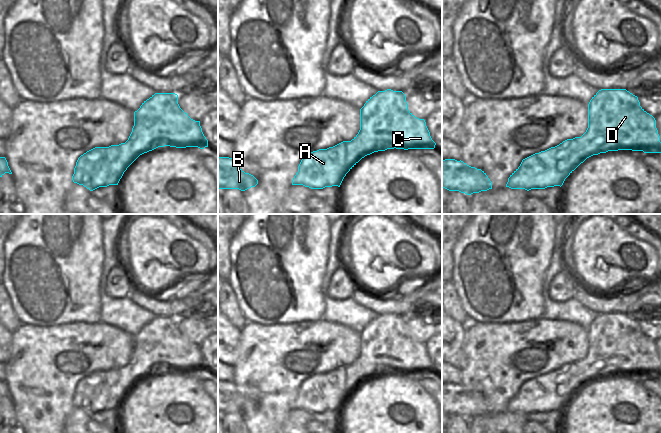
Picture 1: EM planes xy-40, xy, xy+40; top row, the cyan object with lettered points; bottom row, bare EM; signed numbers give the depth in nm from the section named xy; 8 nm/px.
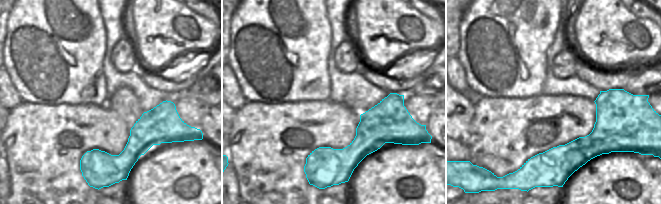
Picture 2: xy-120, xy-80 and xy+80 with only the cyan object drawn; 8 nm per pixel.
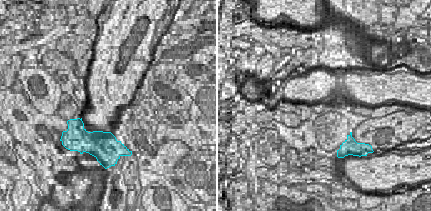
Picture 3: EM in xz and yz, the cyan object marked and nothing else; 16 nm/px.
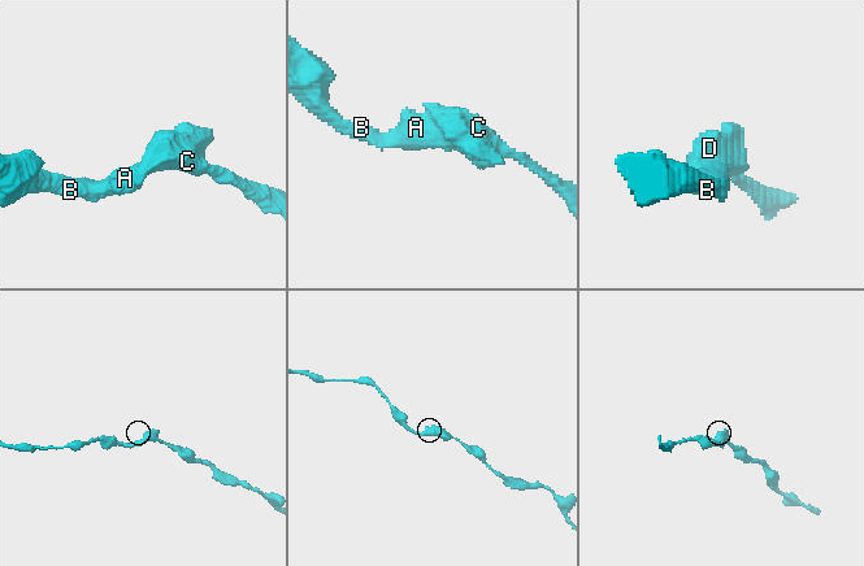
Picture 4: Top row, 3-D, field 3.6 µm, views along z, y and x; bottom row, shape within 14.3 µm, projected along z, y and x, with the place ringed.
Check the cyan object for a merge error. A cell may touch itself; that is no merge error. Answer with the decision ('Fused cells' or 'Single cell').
Single cell.

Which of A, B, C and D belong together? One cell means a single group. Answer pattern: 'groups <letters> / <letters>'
groups A B C D

